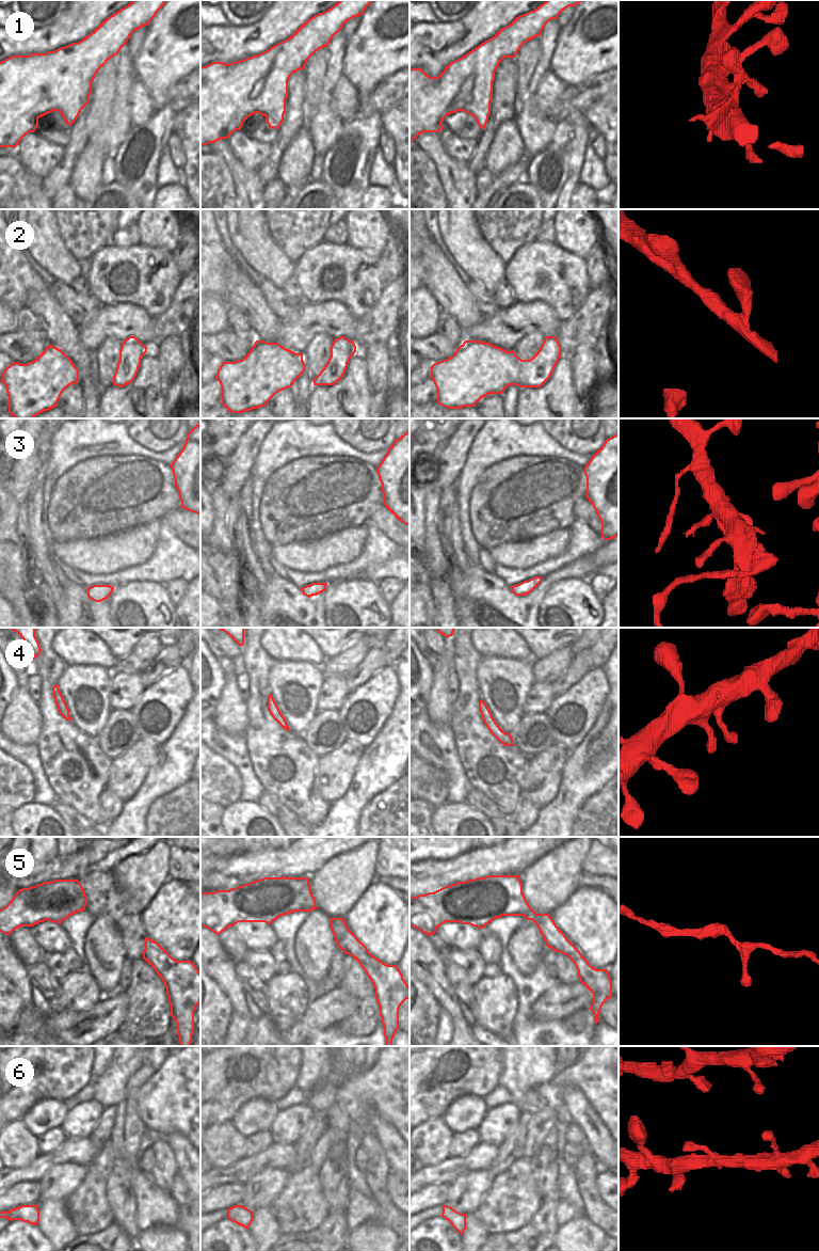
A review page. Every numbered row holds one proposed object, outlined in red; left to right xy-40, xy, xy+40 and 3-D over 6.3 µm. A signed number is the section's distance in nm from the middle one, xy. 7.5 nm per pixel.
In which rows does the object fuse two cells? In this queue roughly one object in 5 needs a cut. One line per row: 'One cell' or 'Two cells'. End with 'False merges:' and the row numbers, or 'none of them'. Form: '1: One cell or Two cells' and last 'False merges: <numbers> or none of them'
1: One cell
2: One cell
3: One cell
4: One cell
5: One cell
6: One cell
False merges: none of them.

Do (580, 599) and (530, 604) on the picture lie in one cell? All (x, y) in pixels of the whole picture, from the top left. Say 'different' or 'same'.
different

